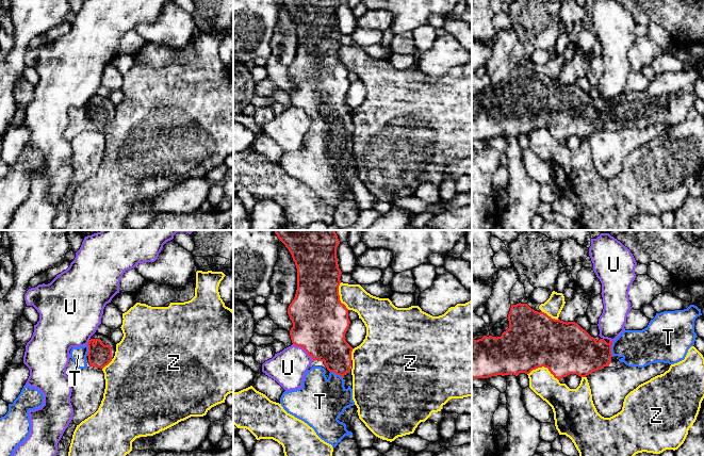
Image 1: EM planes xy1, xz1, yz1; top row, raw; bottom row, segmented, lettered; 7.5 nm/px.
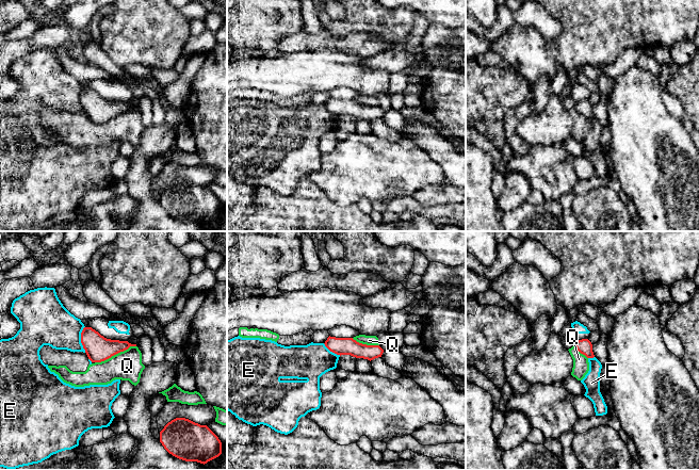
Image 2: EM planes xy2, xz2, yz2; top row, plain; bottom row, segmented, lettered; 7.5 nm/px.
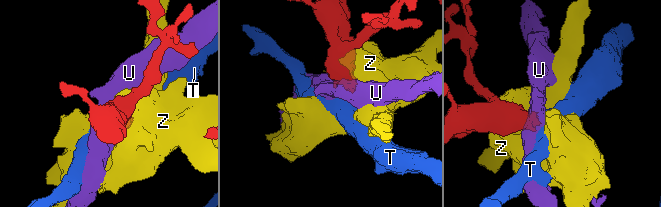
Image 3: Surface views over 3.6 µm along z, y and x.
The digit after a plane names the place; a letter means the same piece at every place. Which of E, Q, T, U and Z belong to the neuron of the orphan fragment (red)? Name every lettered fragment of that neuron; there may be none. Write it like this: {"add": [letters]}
{"add": ["T"]}

